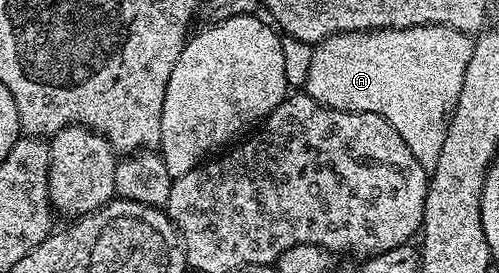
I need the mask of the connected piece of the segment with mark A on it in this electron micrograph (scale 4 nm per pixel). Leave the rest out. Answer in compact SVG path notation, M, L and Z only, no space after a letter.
M388 27L385 31L329 35L312 50L305 91L335 111L364 111L385 117L429 173L441 157L447 121L457 105L474 48L475 39L453 27Z

